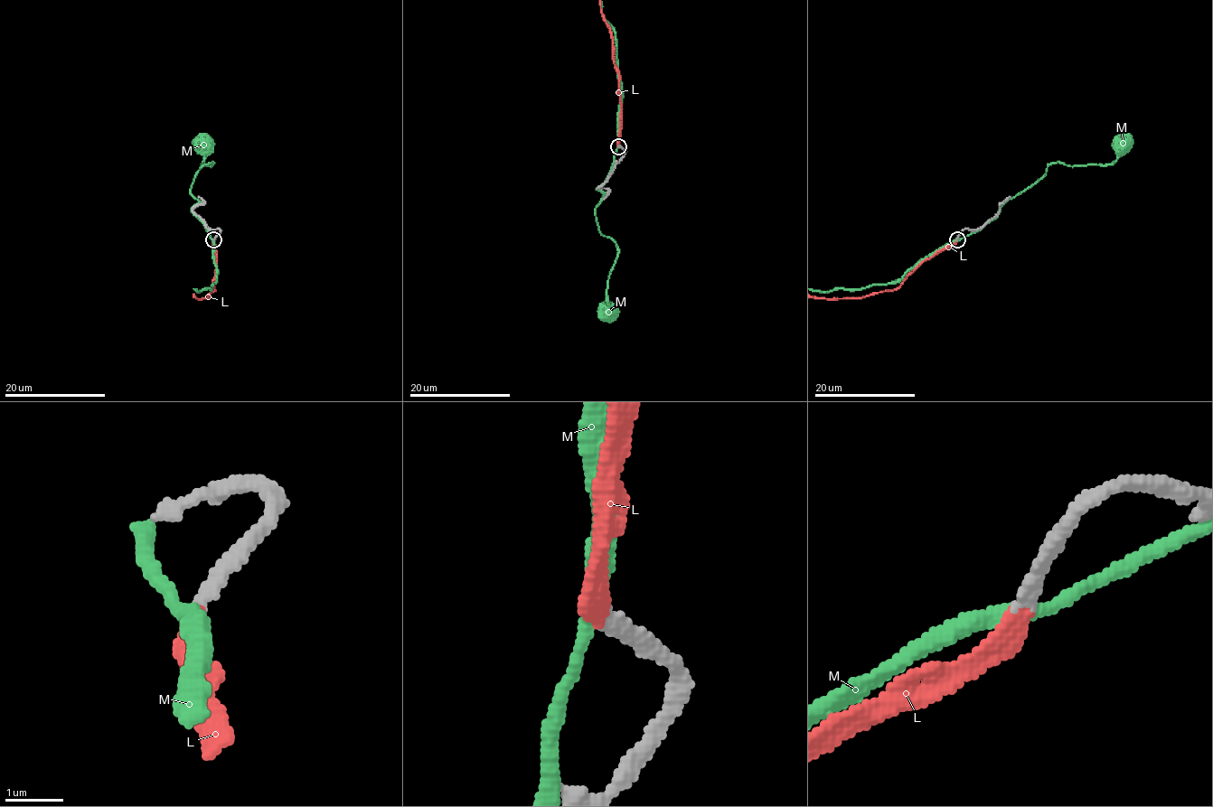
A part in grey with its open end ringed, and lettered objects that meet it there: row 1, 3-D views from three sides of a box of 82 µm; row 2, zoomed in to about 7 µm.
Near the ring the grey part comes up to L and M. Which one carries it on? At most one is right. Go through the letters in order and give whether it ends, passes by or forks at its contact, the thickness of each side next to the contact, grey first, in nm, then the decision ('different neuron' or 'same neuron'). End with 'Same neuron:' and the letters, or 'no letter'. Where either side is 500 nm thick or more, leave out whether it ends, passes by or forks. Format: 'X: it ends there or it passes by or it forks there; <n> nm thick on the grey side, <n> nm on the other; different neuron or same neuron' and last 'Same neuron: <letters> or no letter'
L: it ends there; 280 nm thick on the grey side, 280 nm on the other; same neuron
M: it passes by; 280 nm thick on the grey side, 240 nm on the other; different neuron
Same neuron: L

